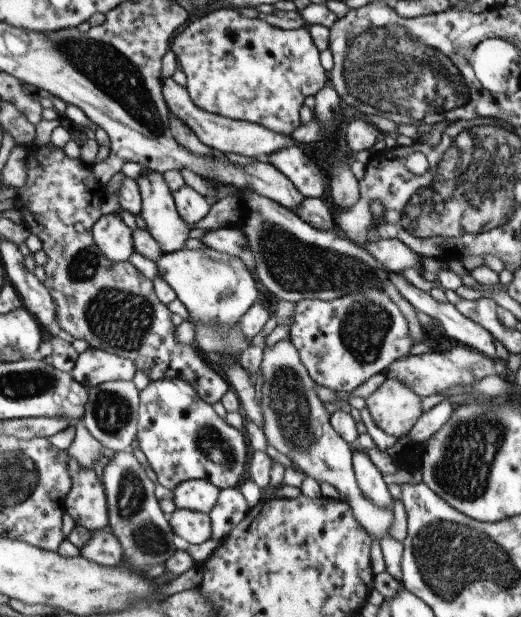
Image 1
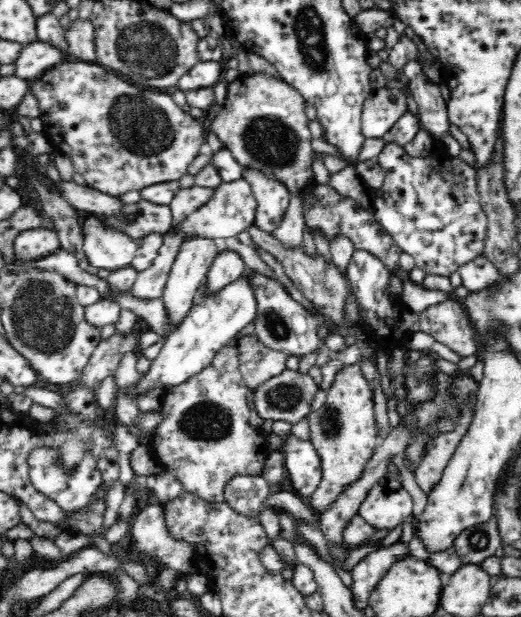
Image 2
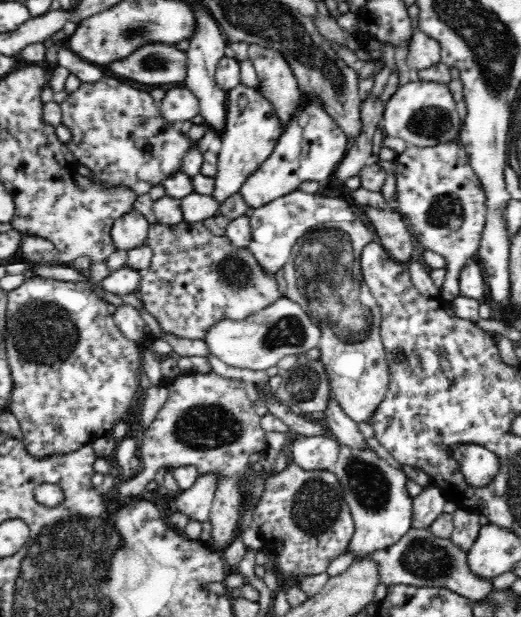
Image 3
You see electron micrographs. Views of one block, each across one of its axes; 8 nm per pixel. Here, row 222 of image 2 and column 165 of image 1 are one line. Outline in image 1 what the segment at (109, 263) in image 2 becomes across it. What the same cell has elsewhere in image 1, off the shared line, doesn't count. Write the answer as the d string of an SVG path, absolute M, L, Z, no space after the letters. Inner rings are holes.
M172 77L163 79L163 97L169 112L179 119L200 139L202 144L208 145L212 149L220 150L224 154L243 154L250 158L264 159L271 152L296 145L295 140L290 136L281 135L274 131L264 128L262 125L243 120L229 119L196 106L189 97L187 88L178 85Z

